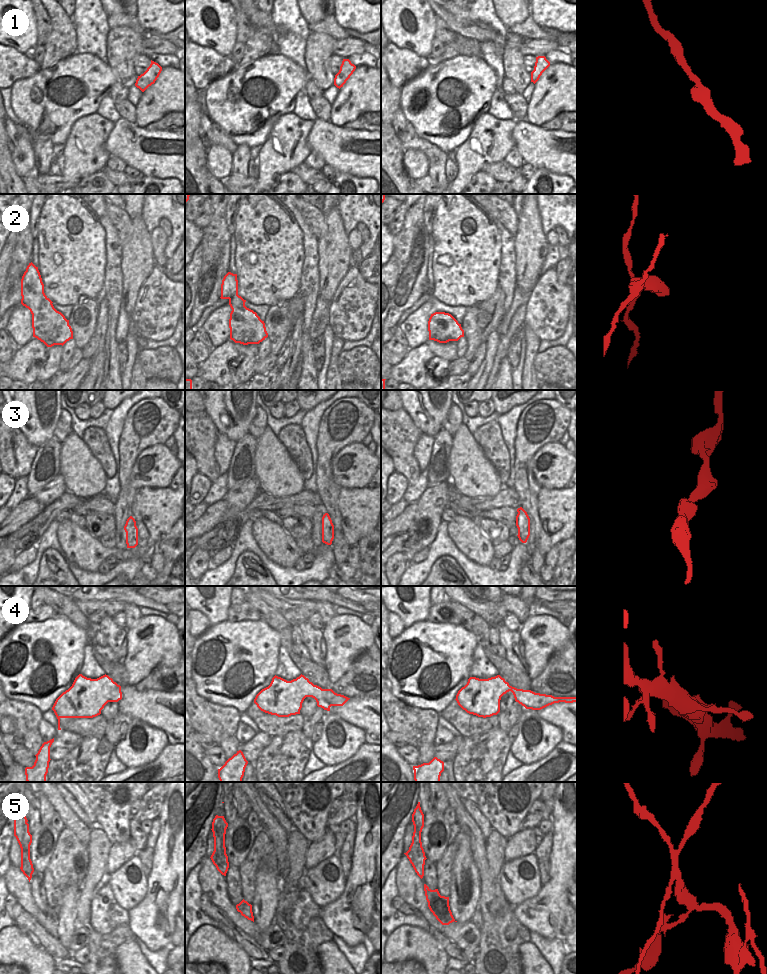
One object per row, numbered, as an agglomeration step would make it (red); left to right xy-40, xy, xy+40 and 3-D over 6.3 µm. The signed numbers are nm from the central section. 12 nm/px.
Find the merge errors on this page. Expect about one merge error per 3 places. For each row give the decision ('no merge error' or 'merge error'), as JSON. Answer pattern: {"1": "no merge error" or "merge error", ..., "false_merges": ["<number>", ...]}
{"1": "no merge error", "2": "merge error", "3": "no merge error", "4": "no merge error", "5": "merge error", "false_merges": ["2", "5"]}

